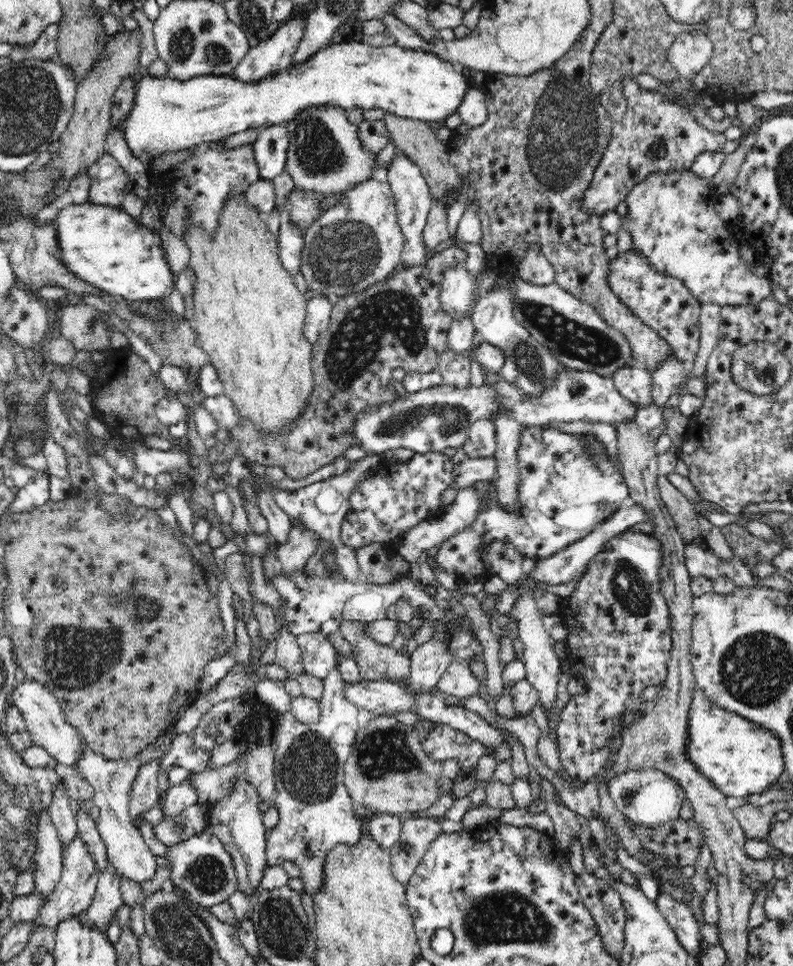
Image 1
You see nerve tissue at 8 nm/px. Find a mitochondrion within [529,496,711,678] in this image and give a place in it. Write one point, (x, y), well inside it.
(630, 587)

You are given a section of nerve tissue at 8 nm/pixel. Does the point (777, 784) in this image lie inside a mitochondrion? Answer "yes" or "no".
no

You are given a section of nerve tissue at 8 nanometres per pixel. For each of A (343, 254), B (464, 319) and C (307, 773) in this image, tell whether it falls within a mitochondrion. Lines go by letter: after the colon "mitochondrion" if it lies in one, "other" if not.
A: mitochondrion
B: other
C: mitochondrion

